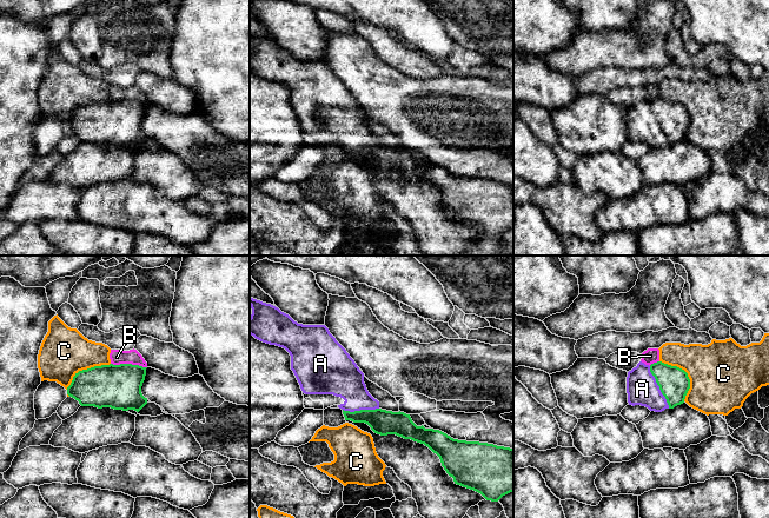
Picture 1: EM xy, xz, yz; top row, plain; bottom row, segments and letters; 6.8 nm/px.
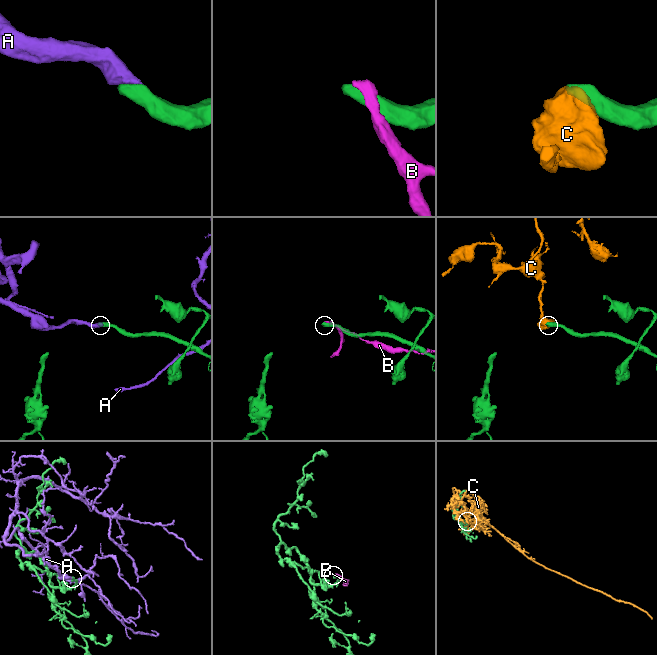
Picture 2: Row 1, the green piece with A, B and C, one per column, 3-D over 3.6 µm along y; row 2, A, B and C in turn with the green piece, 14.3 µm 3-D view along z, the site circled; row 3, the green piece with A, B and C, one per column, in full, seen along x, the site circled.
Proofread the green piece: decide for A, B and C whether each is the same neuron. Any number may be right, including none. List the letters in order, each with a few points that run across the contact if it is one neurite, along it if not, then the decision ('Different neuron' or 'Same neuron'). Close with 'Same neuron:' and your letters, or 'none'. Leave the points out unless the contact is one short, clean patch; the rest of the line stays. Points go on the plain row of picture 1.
A: Same neuron
B: Different neuron
C: Different neuron
Same neuron: A

